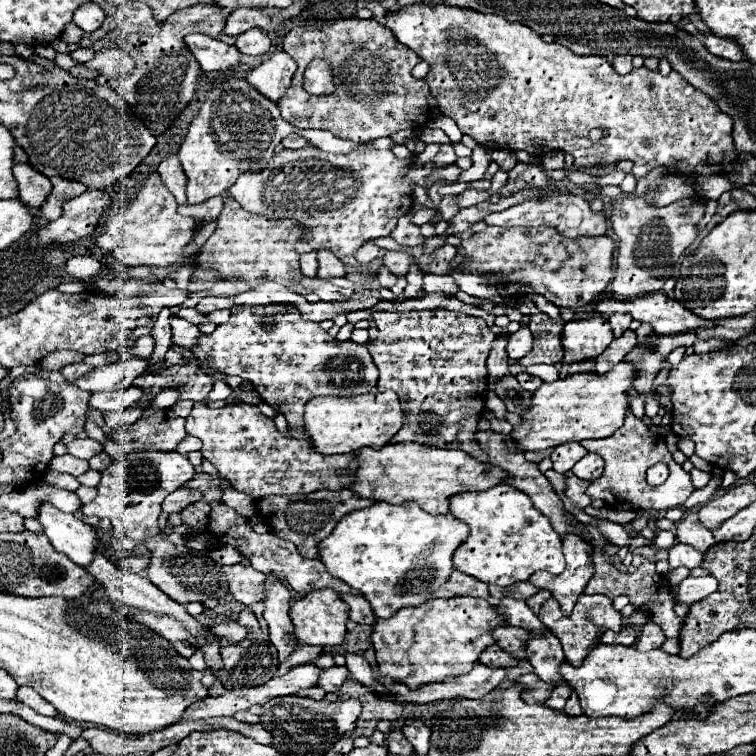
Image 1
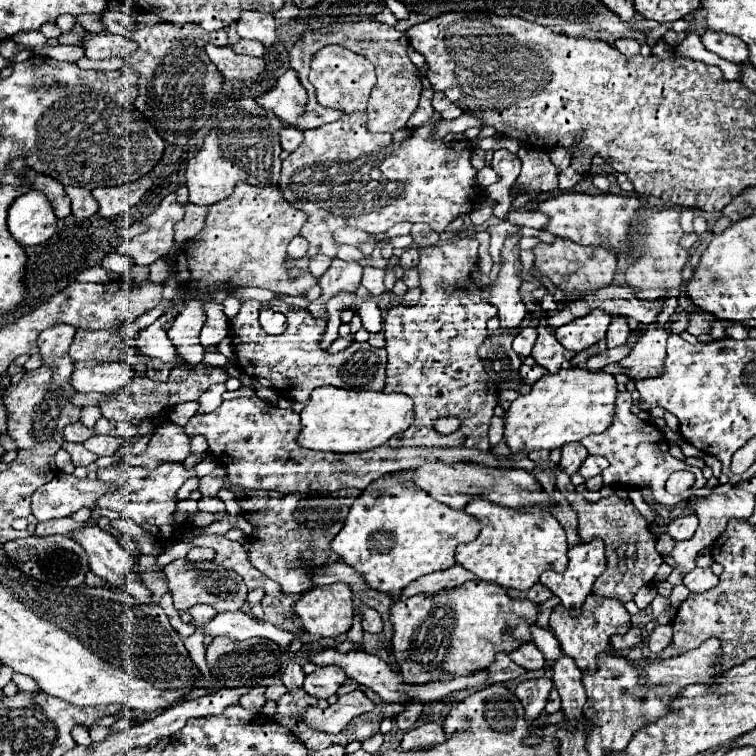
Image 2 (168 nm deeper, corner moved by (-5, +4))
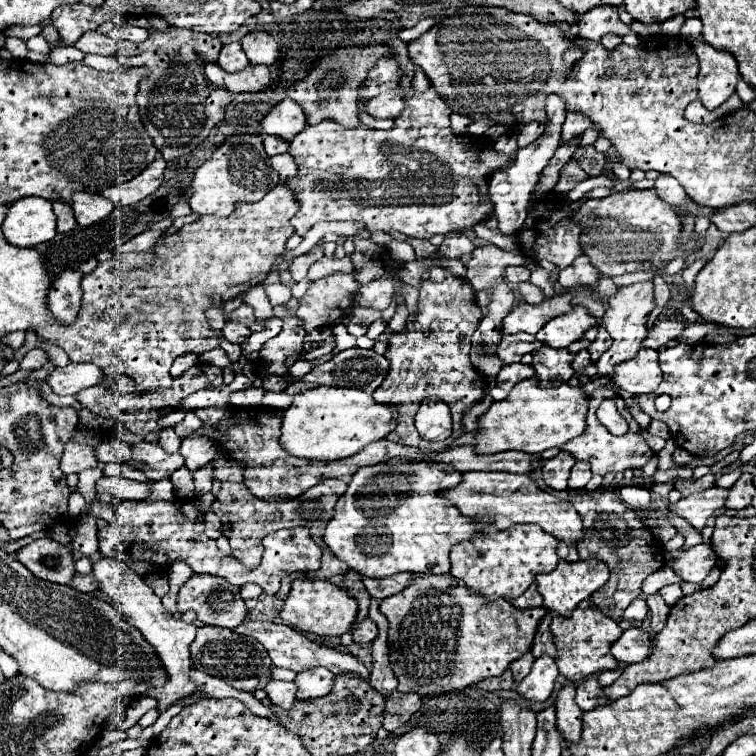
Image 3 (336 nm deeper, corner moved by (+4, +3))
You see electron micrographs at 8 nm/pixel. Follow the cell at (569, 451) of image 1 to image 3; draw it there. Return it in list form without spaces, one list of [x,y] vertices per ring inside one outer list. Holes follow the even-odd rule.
[[[559,453],[557,457],[549,459],[543,463],[541,467],[541,475],[543,481],[555,489],[555,491],[565,491],[567,489],[567,479],[569,479],[569,471],[575,465],[575,459],[569,453]]]

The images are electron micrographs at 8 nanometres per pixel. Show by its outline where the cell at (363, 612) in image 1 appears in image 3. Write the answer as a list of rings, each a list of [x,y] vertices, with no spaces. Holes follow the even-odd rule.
[[[369,617],[359,621],[357,627],[353,629],[353,641],[355,643],[371,643],[375,637],[377,637],[377,625]]]

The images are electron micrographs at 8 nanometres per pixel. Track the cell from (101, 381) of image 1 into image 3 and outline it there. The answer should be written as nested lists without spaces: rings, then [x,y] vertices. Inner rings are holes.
[[[69,363],[67,367],[57,367],[47,383],[57,395],[75,395],[81,389],[99,385],[103,379],[103,371],[93,363]]]

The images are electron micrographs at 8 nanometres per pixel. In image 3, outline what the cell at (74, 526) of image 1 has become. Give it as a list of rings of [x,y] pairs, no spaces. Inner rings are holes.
[[[103,557],[101,561],[97,561],[97,565],[93,565],[93,575],[101,583],[101,589],[107,591],[107,595],[111,595],[115,601],[121,603],[125,619],[135,629],[139,629],[143,633],[145,641],[153,647],[153,651],[157,653],[157,657],[159,657],[159,661],[161,661],[161,665],[163,665],[163,669],[167,673],[167,683],[163,687],[147,689],[147,697],[153,697],[157,701],[157,709],[167,711],[177,701],[195,695],[197,687],[189,679],[189,671],[193,669],[191,655],[189,655],[189,645],[195,639],[197,627],[193,623],[185,623],[185,621],[177,619],[175,615],[171,615],[163,607],[161,597],[157,597],[151,591],[151,587],[145,583],[145,579],[139,577],[127,563],[117,561],[113,557]]]

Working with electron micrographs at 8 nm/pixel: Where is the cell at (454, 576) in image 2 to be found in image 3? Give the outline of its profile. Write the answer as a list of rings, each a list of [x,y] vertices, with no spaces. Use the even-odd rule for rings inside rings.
[[[397,573],[391,577],[383,577],[383,579],[363,577],[363,583],[365,583],[365,587],[373,599],[391,597],[391,595],[403,591],[409,585],[409,581],[411,581],[411,573]]]

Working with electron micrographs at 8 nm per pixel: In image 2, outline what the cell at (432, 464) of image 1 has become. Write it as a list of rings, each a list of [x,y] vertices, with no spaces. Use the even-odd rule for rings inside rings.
[[[422,462],[418,468],[412,470],[400,470],[396,472],[396,476],[404,478],[404,480],[412,480],[416,486],[420,486],[422,490],[426,490],[434,500],[450,506],[452,510],[464,510],[464,506],[472,500],[472,498],[486,498],[494,504],[502,504],[502,506],[510,506],[510,508],[530,508],[530,506],[542,506],[548,508],[548,504],[552,502],[548,498],[548,494],[542,490],[540,482],[526,470],[518,470],[518,468],[490,468],[484,464],[476,464],[476,462],[454,462],[454,464],[446,464],[446,462]]]

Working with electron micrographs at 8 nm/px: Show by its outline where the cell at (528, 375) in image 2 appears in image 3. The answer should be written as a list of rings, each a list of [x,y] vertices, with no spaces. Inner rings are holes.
[[[513,363],[513,365],[505,365],[499,375],[497,375],[497,387],[509,391],[515,383],[533,377],[533,367],[531,365],[523,365],[523,363]]]

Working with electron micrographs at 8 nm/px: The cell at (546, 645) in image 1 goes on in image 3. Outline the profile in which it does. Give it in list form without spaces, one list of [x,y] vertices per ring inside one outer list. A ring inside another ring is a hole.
[[[565,683],[557,697],[557,727],[567,743],[577,743],[581,739],[581,709],[575,703],[575,687]]]

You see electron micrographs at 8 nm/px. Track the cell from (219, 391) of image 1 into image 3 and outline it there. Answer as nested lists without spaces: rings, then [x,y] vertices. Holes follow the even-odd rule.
[[[187,411],[187,417],[179,425],[175,425],[175,433],[179,439],[183,439],[183,437],[191,435],[195,429],[199,429],[201,425],[203,425],[203,421],[193,411]]]

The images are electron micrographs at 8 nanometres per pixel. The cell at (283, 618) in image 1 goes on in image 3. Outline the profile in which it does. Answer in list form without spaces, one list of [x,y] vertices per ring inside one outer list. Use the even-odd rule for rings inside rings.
[[[271,681],[269,685],[265,685],[265,693],[267,693],[269,701],[287,711],[295,703],[295,691],[297,691],[297,685],[287,683],[287,681]]]

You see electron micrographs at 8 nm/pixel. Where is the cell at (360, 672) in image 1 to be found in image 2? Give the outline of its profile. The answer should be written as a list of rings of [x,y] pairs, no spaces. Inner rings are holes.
[[[354,616],[354,624],[352,624],[352,628],[348,630],[348,640],[350,640],[356,648],[362,646],[362,626],[360,626],[360,616]]]

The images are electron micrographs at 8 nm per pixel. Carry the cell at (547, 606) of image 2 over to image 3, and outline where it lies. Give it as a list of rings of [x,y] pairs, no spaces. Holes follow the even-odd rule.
[[[547,613],[547,617],[541,621],[541,625],[539,625],[539,631],[537,631],[537,635],[535,635],[535,641],[533,641],[533,649],[531,649],[531,653],[533,653],[533,657],[535,659],[539,659],[541,655],[551,655],[551,657],[555,657],[555,643],[553,643],[553,637],[551,637],[551,629],[549,629],[549,623],[551,623],[551,619],[555,617],[555,613]]]

